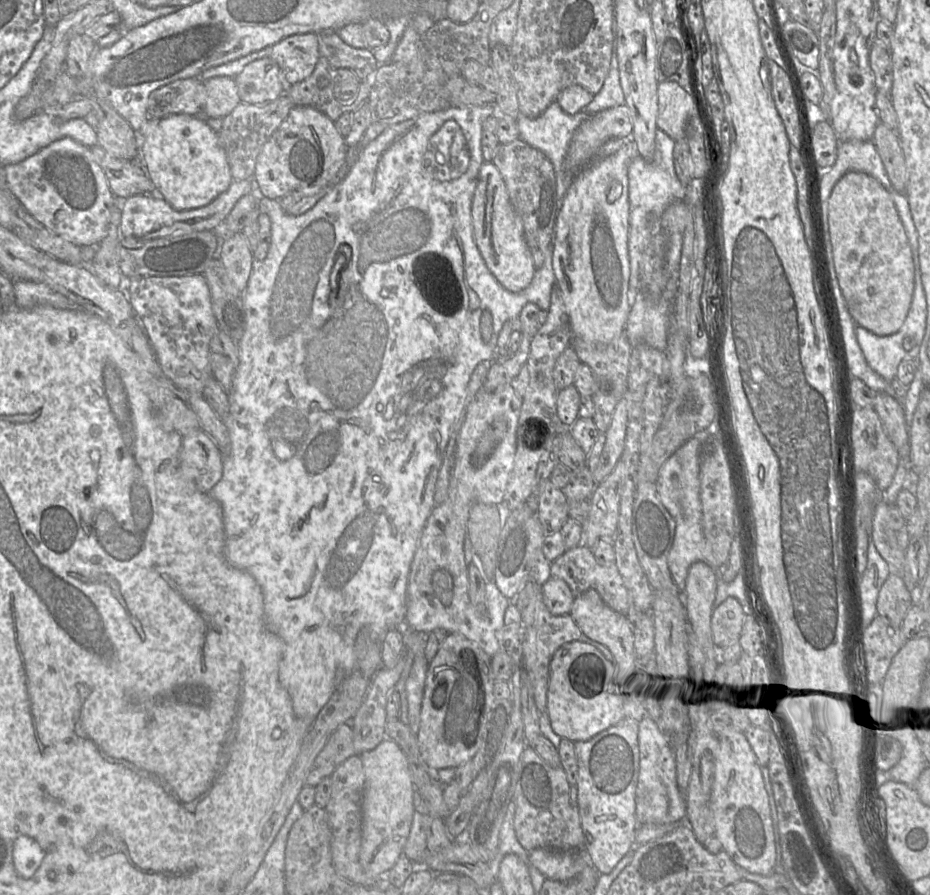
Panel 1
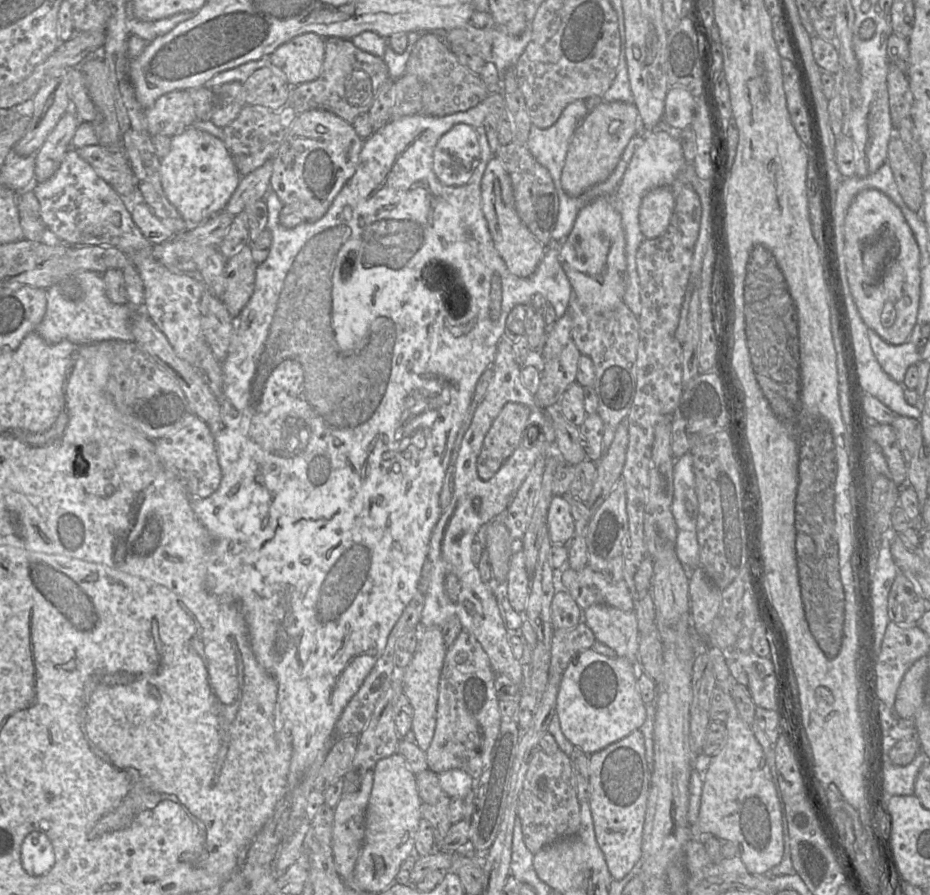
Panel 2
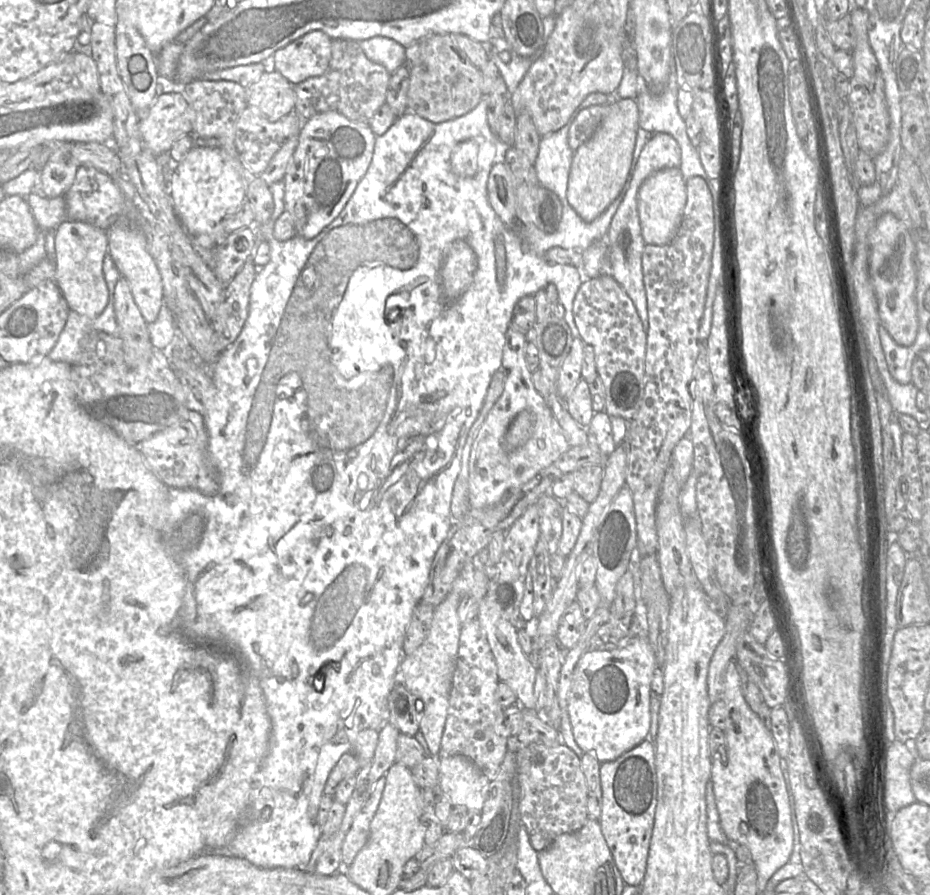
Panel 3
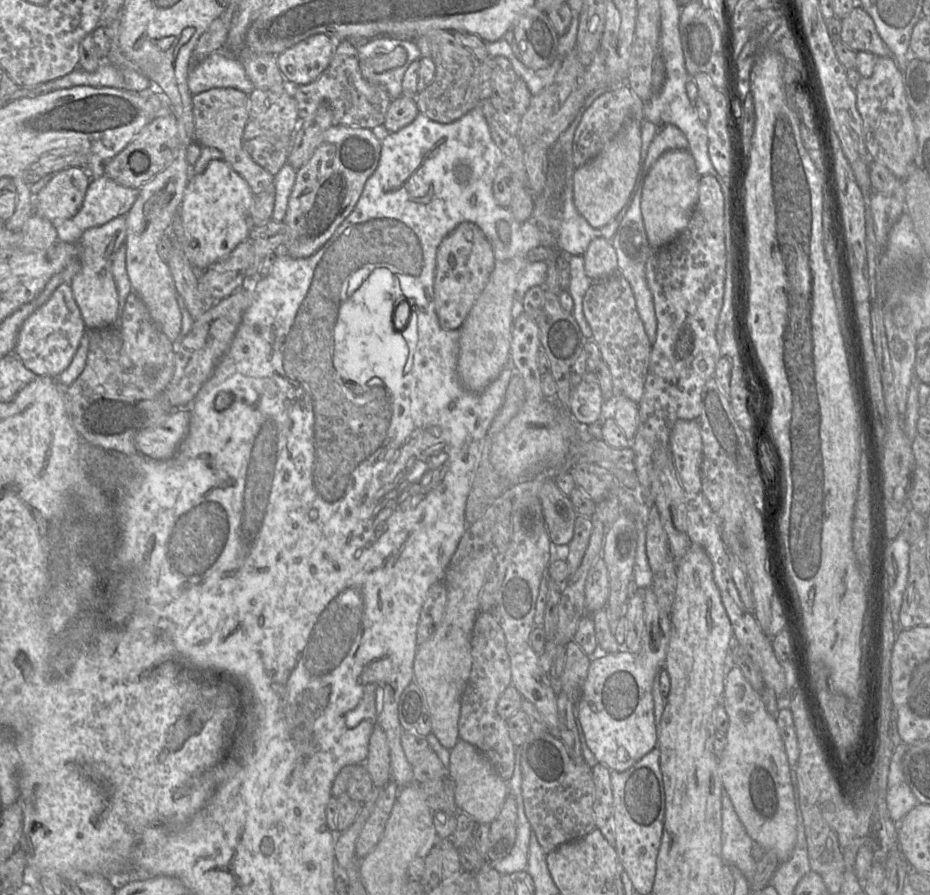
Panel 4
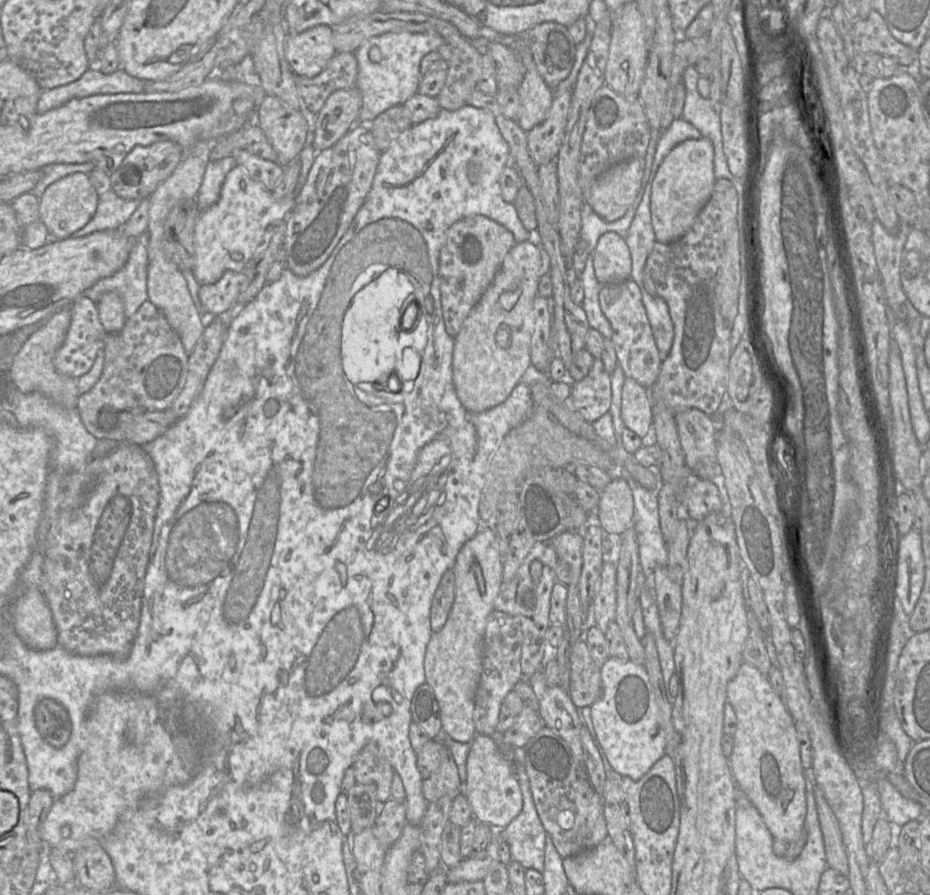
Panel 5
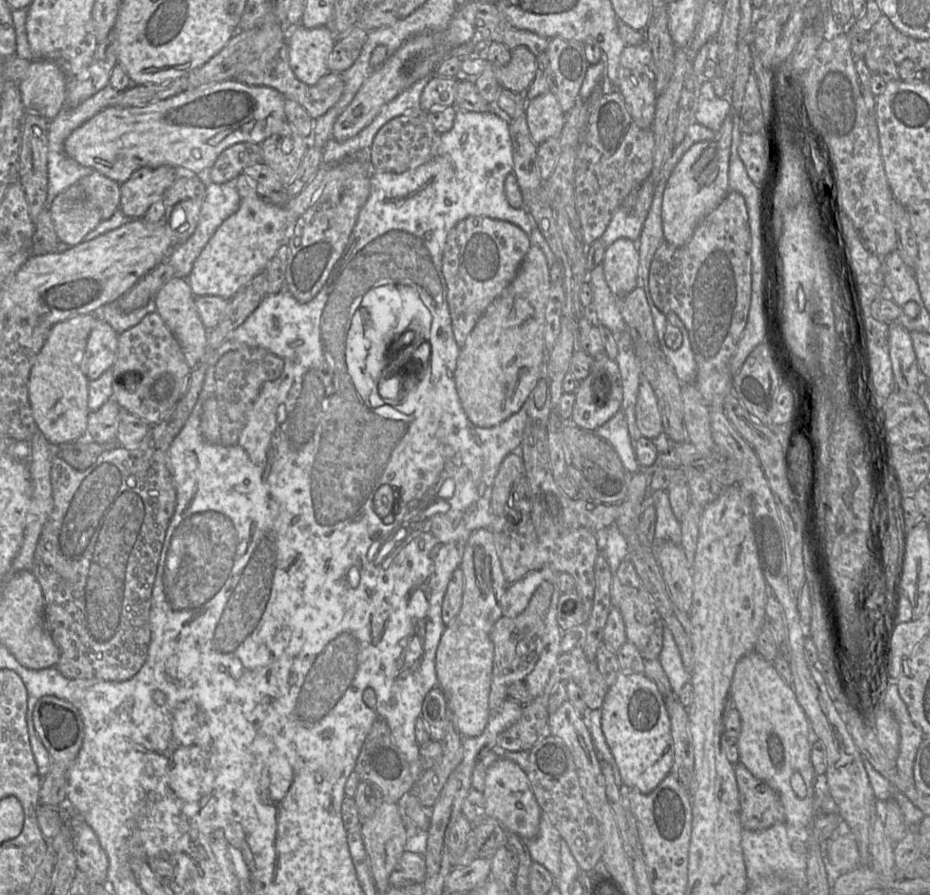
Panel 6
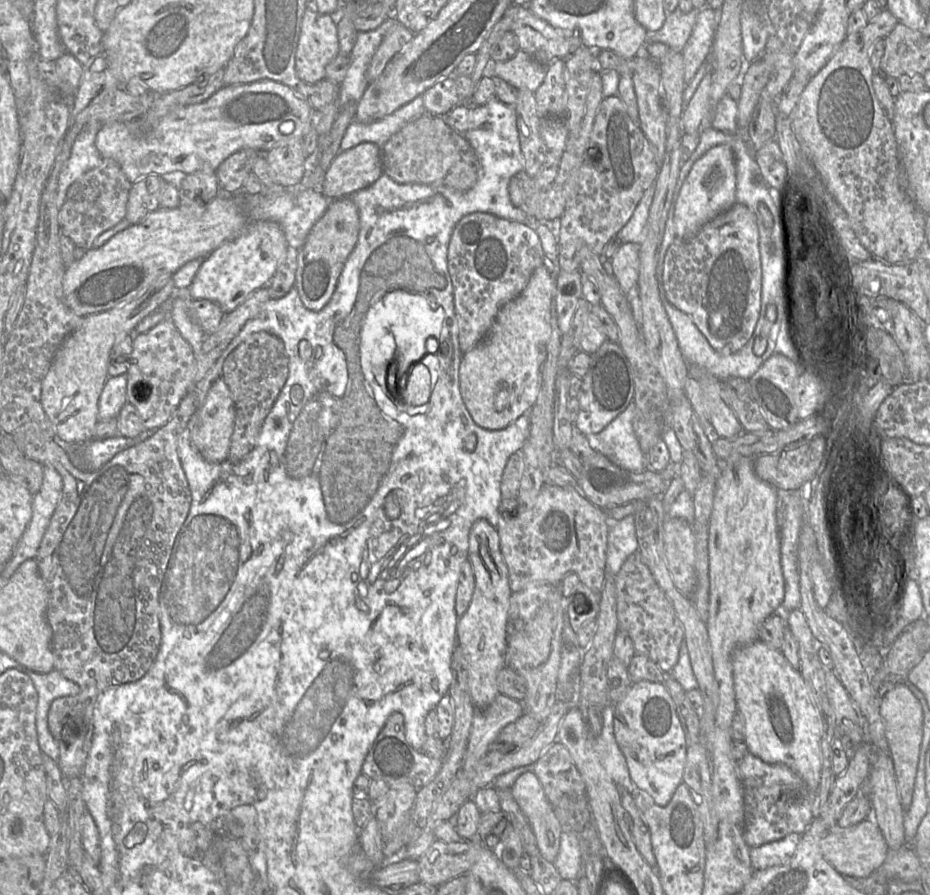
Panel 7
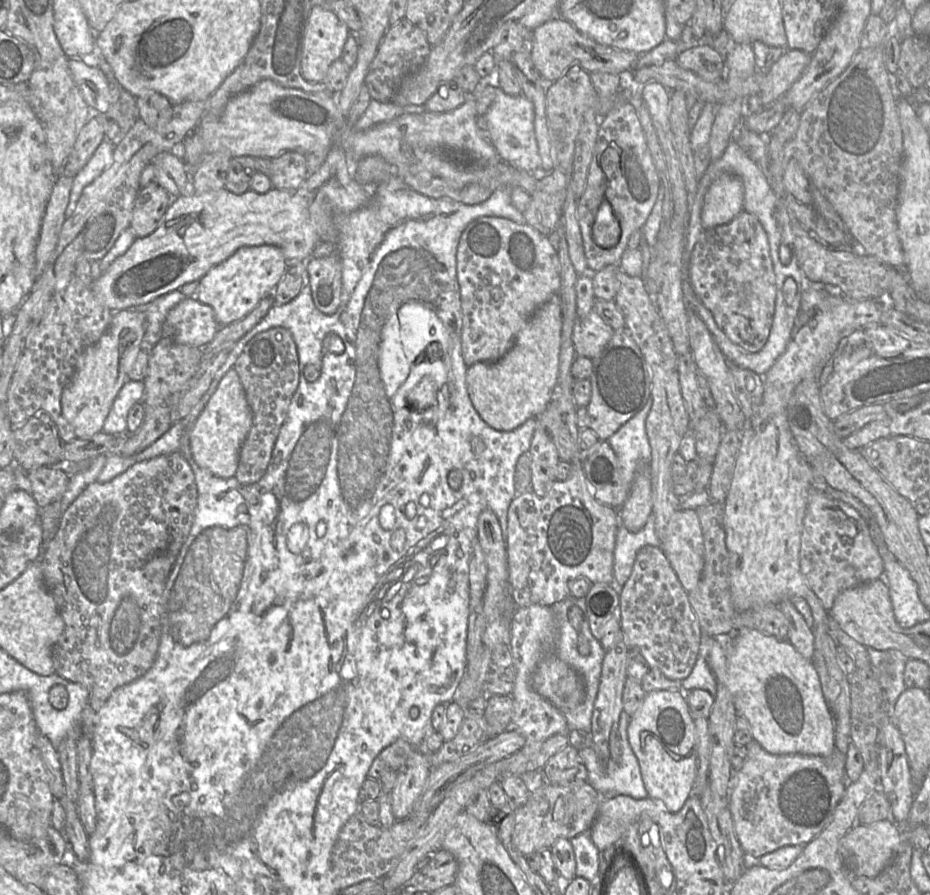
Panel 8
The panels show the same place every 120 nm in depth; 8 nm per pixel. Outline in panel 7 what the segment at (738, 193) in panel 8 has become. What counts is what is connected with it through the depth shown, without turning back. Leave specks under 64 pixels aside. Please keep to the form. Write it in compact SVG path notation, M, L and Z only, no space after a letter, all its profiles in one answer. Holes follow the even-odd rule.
M730 145L710 148L691 166L672 205L674 240L688 240L708 221L728 210L736 200L736 173L734 153Z

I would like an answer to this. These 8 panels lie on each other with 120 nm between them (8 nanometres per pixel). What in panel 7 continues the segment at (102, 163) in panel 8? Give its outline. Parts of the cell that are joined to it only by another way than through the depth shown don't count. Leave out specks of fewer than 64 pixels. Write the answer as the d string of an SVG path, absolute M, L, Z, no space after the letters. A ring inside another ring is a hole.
M89 123L76 137L71 154L58 176L58 187L56 191L56 205L60 208L65 202L69 187L84 173L97 167L102 162L95 139L100 125Z

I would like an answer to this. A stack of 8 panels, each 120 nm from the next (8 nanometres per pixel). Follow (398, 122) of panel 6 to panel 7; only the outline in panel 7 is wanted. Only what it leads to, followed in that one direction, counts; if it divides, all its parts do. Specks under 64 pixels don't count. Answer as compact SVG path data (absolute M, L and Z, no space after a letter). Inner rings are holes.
M425 113L405 124L381 146L383 173L401 184L444 185L460 192L471 189L479 177L478 155L464 134L452 130L442 116Z

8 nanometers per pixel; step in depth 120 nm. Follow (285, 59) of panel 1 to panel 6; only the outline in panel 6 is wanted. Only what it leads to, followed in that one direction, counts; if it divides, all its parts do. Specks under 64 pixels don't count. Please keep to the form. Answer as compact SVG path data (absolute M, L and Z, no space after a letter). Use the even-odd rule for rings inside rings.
M300 23L288 32L289 62L296 77L308 84L316 84L328 71L328 59L335 46L335 34L331 25L306 28Z

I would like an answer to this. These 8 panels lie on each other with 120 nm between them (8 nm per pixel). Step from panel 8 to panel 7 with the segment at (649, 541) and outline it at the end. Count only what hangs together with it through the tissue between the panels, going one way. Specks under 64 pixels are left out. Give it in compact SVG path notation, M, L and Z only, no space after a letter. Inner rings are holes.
M634 516L610 521L607 539L606 567L609 575L616 576L629 556L638 551Z

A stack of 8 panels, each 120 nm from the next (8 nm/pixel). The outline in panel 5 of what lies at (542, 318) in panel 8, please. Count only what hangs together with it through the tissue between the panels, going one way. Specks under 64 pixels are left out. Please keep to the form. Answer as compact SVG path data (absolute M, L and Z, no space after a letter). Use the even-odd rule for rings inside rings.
M530 240L515 244L454 338L453 384L467 411L480 413L501 404L529 373L533 307L541 266L542 256L536 244Z

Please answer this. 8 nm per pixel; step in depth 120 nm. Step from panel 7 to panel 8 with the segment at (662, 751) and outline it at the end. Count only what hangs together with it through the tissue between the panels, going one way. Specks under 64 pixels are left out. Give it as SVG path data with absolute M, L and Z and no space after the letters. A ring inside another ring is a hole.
M657 690L646 694L646 697L636 712L630 716L627 728L629 744L639 762L642 779L648 796L656 802L661 802L670 812L682 809L697 777L698 757L695 725L682 691Z

